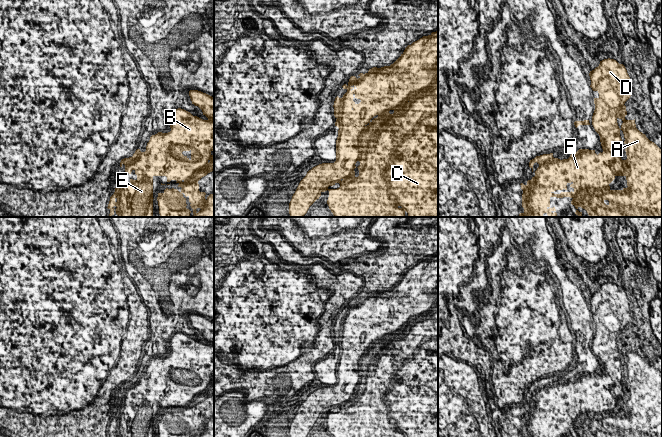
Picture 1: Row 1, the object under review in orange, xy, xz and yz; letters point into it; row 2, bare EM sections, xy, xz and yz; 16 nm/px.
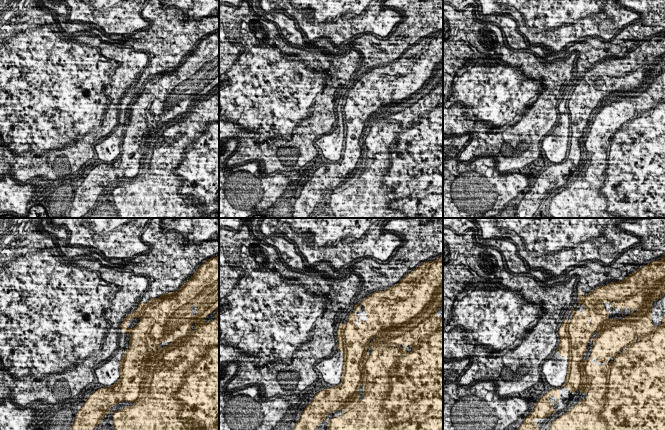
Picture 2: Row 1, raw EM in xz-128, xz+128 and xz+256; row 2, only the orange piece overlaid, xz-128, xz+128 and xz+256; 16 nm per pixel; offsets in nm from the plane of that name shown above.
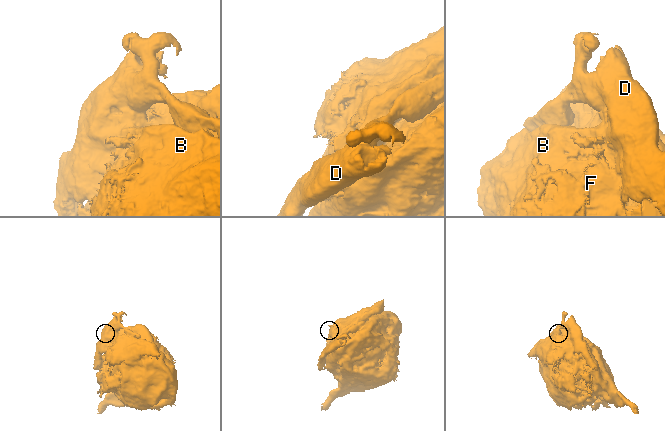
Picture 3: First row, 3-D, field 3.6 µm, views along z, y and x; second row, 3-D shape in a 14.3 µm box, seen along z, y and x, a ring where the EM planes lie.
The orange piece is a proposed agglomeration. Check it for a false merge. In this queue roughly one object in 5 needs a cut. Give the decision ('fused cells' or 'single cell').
single cell

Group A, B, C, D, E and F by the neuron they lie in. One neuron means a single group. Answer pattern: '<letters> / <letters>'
A B C D E F

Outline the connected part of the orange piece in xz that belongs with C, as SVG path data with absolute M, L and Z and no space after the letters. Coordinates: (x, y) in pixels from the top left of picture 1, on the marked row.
M438 31L408 45L390 66L373 67L367 73L360 73L358 76L358 79L355 76L350 77L348 84L342 86L347 92L342 98L337 96L334 101L335 126L339 128L336 161L319 164L307 172L289 203L290 217L303 217L321 193L327 190L327 204L335 217L406 217L406 212L409 217L438 217Z

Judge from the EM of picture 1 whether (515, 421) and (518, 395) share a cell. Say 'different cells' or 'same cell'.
different cells

